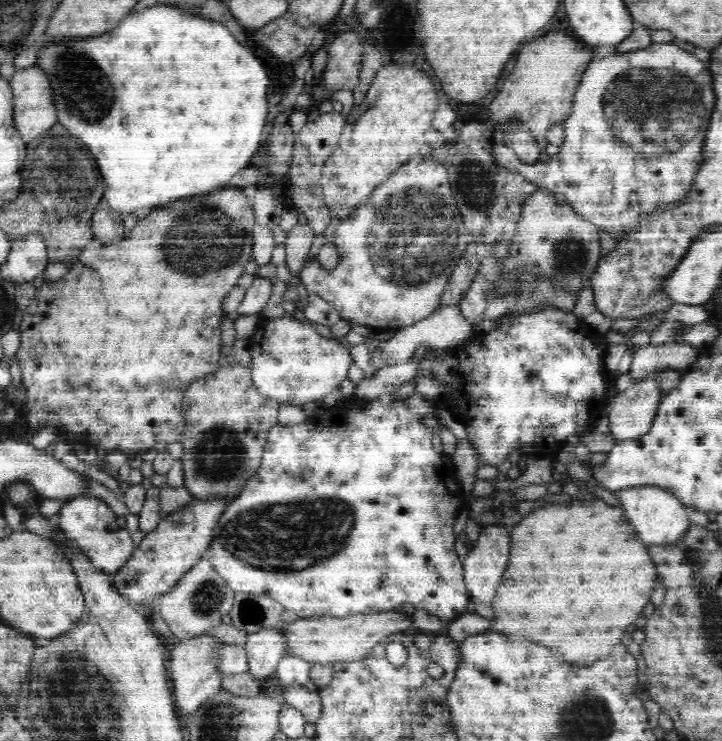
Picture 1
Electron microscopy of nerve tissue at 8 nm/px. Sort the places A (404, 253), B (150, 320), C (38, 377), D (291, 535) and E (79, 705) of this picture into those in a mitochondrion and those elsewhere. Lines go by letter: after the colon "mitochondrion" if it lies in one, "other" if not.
A: mitochondrion
B: other
C: other
D: mitochondrion
E: mitochondrion

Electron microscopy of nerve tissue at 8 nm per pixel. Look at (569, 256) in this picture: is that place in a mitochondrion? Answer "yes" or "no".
yes

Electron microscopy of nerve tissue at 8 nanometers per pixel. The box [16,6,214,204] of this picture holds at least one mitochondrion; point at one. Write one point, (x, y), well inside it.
(70, 66)

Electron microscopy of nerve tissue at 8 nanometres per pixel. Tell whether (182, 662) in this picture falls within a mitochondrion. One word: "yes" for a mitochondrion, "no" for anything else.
no

